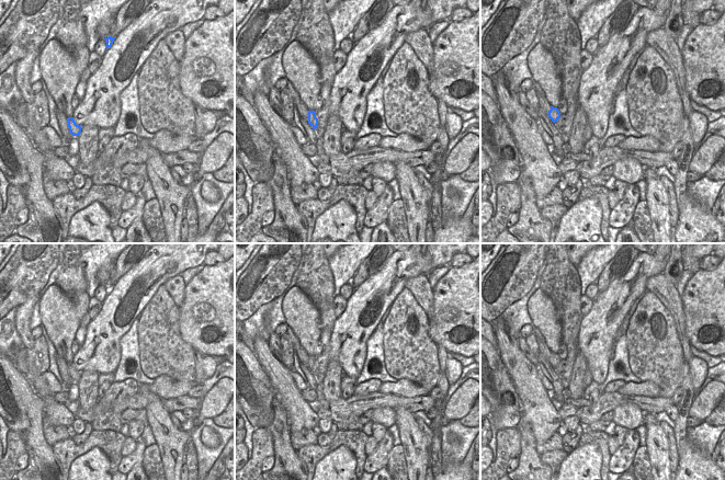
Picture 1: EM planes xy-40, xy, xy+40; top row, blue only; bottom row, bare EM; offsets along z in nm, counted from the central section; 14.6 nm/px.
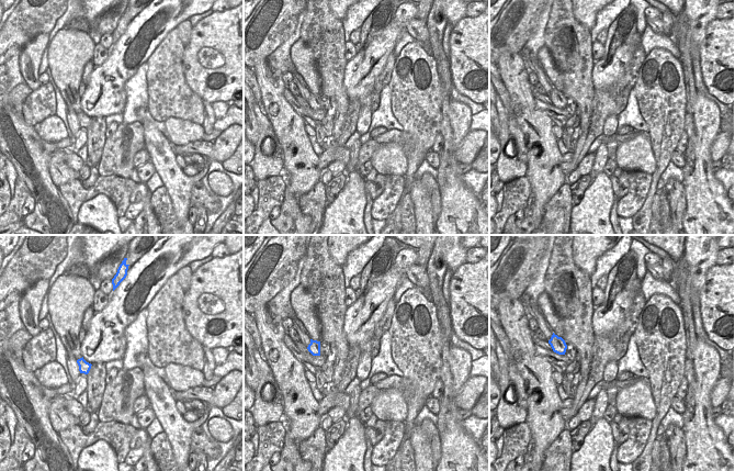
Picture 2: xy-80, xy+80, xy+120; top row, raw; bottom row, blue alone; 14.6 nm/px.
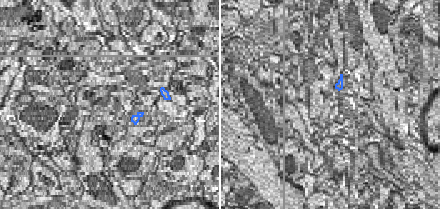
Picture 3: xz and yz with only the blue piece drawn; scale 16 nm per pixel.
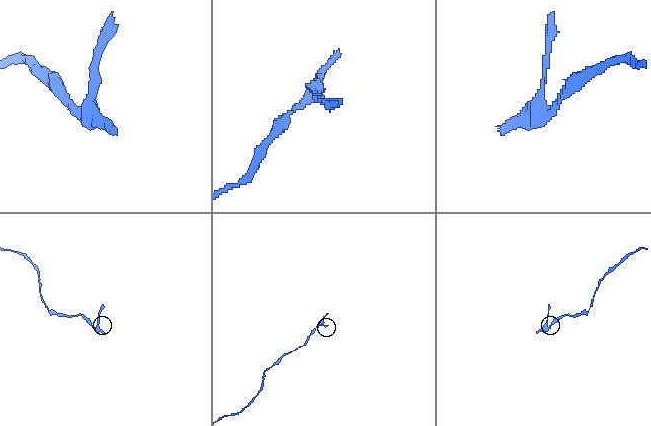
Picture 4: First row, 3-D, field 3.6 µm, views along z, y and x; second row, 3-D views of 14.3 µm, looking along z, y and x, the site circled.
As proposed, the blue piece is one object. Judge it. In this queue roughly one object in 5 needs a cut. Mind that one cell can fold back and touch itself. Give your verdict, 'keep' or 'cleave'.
keep

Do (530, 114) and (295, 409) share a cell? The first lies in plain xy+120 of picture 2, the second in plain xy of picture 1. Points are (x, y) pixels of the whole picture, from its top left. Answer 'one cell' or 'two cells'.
one cell

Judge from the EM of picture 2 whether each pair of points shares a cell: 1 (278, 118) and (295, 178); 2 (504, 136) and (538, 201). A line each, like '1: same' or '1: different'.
1: same
2: different

